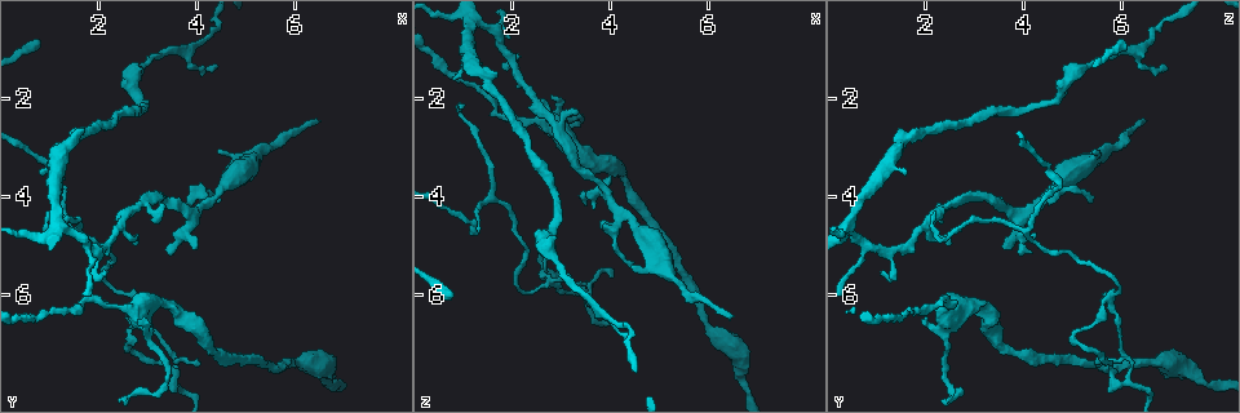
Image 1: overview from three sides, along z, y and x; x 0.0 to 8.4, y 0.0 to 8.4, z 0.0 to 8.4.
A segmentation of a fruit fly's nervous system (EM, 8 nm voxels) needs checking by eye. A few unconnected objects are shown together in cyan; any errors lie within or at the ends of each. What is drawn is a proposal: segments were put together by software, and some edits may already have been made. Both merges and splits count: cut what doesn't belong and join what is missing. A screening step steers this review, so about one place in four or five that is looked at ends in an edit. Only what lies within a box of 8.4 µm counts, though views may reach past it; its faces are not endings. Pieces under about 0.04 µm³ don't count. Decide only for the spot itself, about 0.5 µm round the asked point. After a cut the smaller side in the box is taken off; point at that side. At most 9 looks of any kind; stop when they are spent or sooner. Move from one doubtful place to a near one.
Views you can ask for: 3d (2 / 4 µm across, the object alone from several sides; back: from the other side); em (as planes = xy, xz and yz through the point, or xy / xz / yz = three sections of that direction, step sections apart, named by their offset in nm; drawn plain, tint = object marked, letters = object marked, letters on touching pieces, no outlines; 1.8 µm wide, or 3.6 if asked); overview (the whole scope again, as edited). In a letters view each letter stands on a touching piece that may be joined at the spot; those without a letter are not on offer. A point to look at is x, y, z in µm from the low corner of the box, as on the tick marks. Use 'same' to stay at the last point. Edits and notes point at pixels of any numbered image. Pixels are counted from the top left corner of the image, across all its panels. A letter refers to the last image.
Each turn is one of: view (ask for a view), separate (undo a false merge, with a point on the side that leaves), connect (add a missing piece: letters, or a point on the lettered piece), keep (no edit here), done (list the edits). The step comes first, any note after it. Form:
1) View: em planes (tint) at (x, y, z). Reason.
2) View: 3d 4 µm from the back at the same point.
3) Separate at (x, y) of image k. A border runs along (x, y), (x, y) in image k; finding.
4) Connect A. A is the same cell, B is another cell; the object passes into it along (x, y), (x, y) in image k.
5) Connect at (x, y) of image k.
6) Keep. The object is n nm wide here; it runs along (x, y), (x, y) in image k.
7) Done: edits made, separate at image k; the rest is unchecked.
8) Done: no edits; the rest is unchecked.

View: em planes (letters) at (6.50, 2.45, 6.40). An open end.

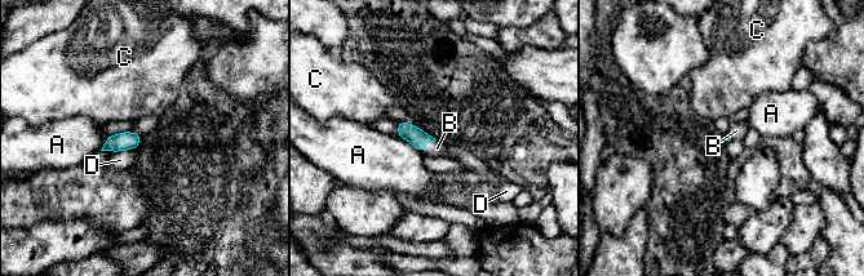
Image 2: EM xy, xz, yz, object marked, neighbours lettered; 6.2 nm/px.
Connect B. The longest contact is with A, 190 nm; B is the same cell, A, C and D are other cells; the neuron continues.

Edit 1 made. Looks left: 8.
View: overview. See it whole again.

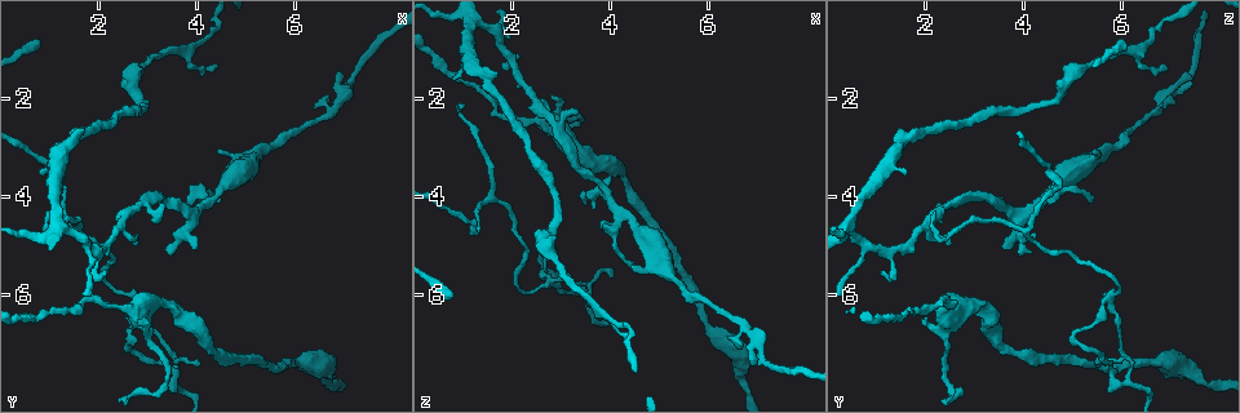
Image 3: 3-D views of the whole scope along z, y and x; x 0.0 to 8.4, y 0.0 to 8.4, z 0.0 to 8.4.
View: em yz step 4 (letters) at (3.30, 4.10, 2.35). Free end.

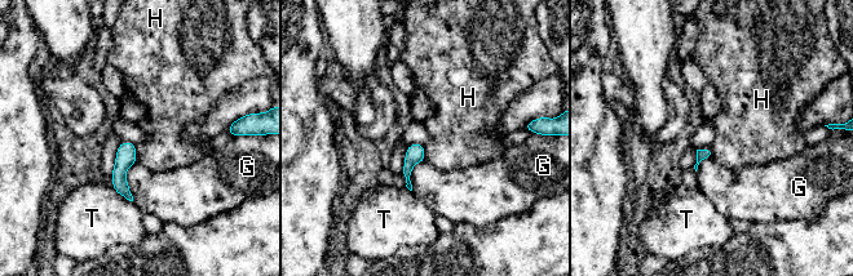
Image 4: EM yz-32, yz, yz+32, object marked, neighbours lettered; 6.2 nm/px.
Keep. The longest contact is with G, 260 nm; G, H and T are other cells; none of them fits.

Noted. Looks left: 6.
View: em planes (letters) at (2.65, 6.70, 5.20). Touches itself.

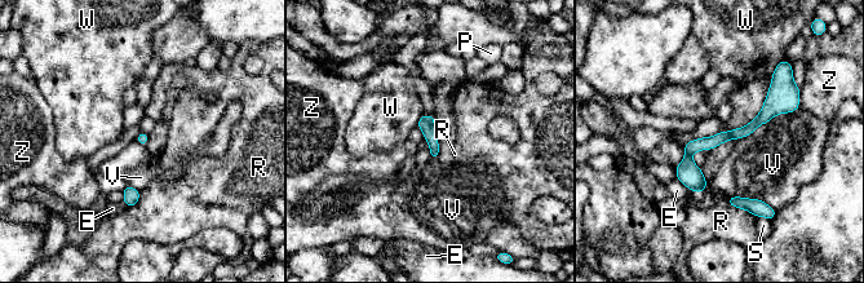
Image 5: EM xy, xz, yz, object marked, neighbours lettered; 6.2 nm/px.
Keep. The object is 70 nm wide here; E, P, R, S, V, W and Z are other cells; a border runs along (800, 106), (776, 114), (739, 140) in image 5; all the same neuron.

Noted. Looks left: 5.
View: em planes (tint) at (2.80, 6.60, 1.90). An open end.

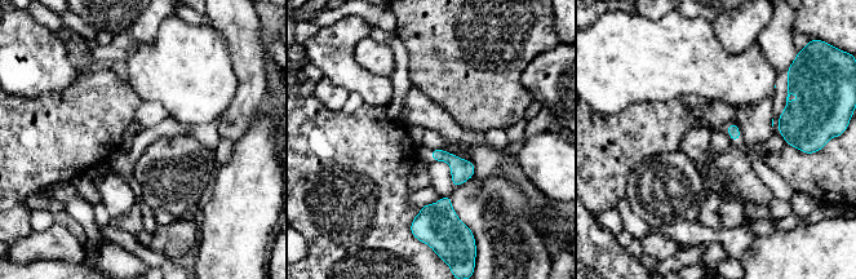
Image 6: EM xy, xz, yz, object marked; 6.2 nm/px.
View: em planes (letters) at the same point.

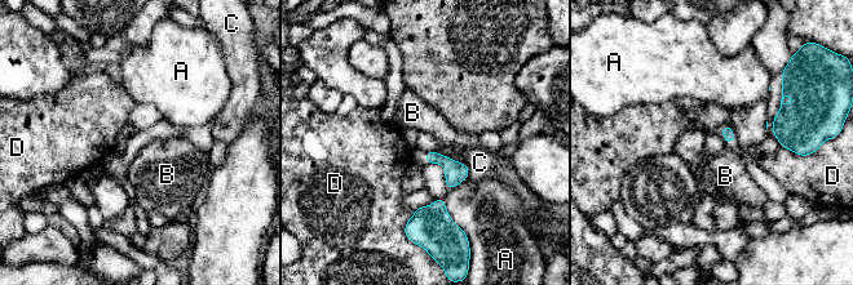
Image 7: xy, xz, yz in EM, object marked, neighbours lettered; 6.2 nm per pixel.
Keep. A, B, C and D are other cells; a border runs along (437, 151), (465, 164) in image 7; none of them fits.

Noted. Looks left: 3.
Done: edits made, connect at image 2; the rest is unchecked.

